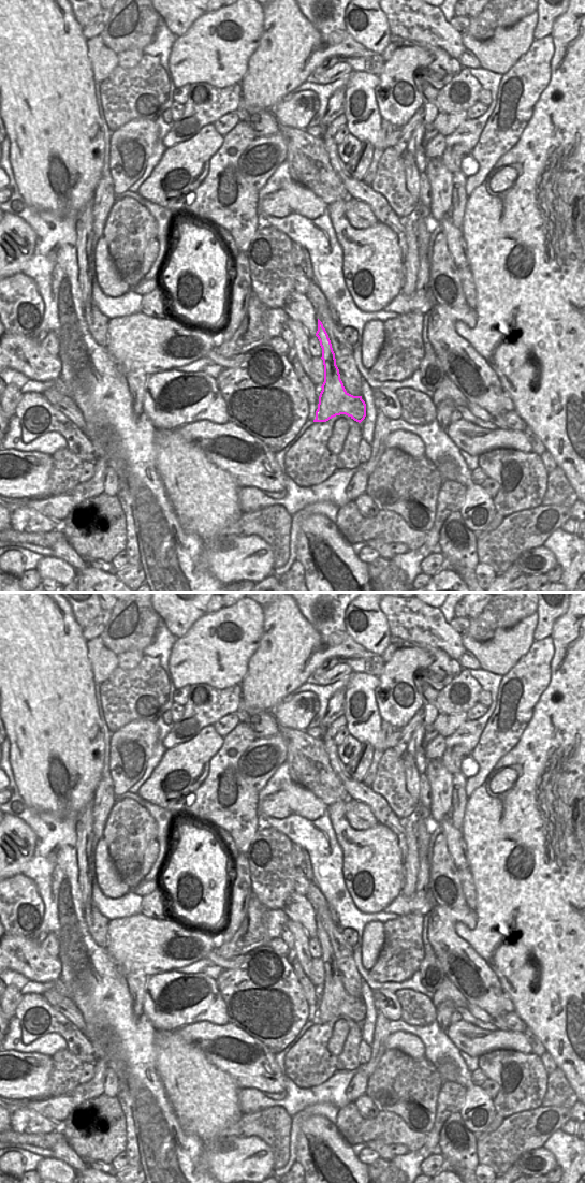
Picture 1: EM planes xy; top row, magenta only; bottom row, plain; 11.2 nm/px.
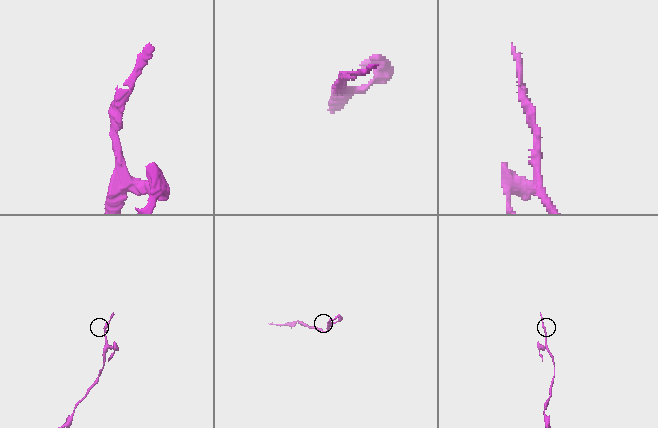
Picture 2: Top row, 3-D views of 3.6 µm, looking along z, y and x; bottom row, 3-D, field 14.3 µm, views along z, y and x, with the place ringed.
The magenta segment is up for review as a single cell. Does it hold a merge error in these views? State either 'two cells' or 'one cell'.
two cells

